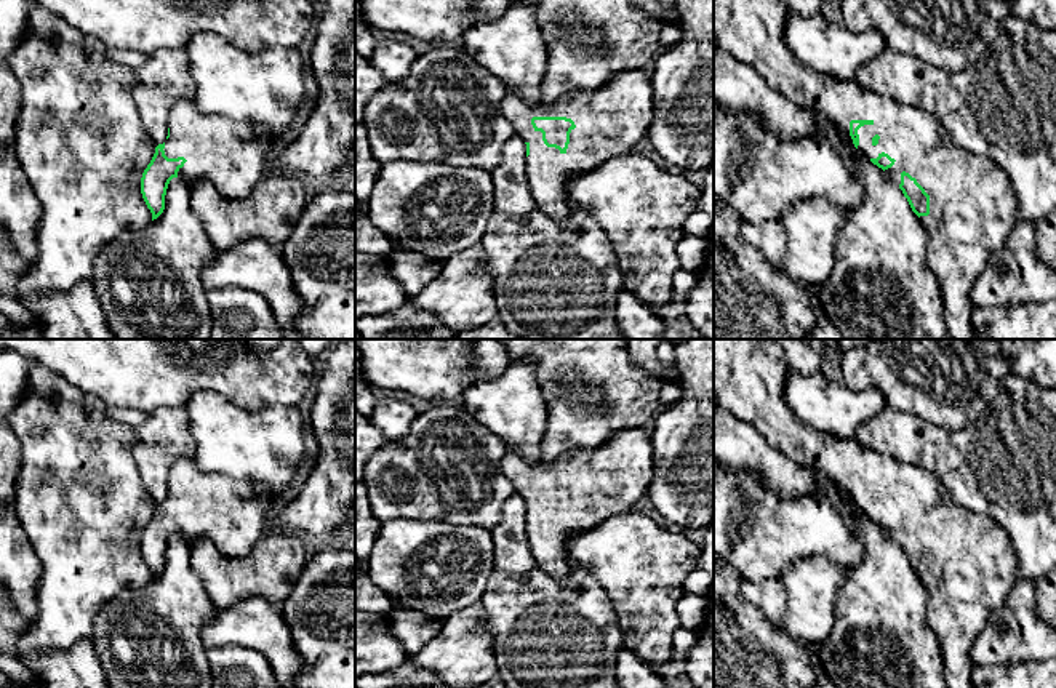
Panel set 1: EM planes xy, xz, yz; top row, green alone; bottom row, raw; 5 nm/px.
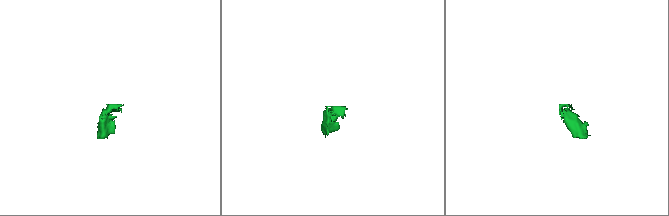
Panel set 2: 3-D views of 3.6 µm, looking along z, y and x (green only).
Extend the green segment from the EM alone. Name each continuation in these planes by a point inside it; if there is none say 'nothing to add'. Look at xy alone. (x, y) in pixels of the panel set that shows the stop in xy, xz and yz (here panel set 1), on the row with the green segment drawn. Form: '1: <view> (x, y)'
1: xy (229, 154)

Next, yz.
1: yz (973, 210)

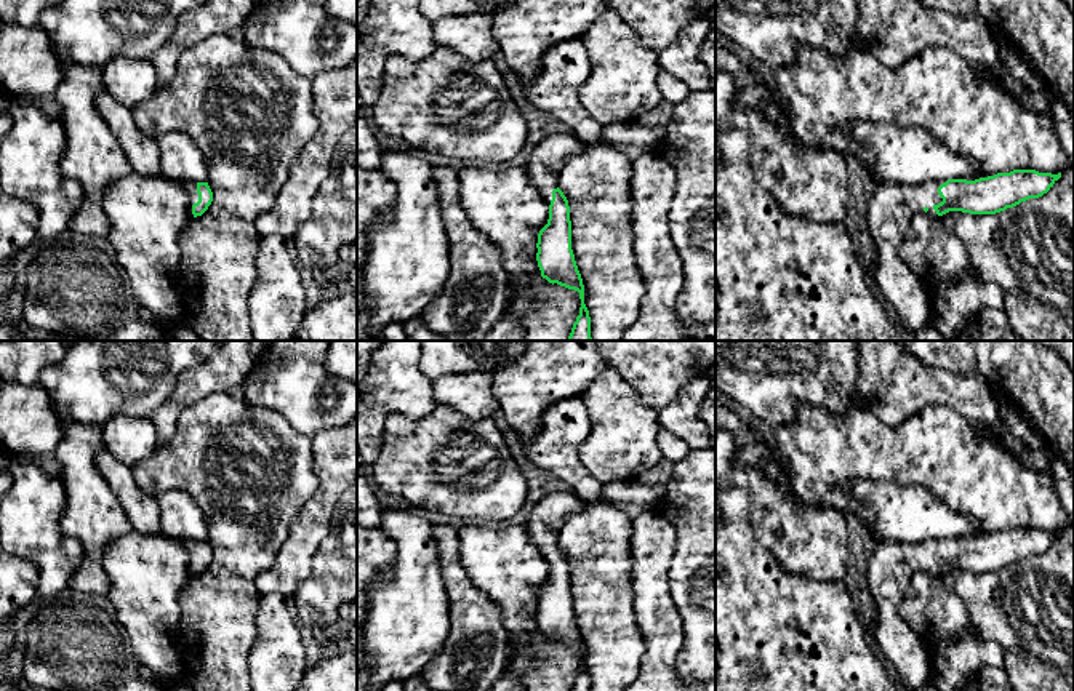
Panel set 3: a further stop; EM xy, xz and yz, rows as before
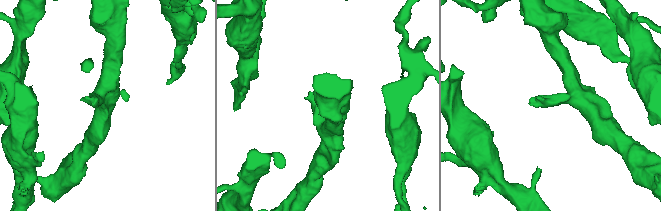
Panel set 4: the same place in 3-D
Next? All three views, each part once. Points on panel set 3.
1: yz (890, 211)

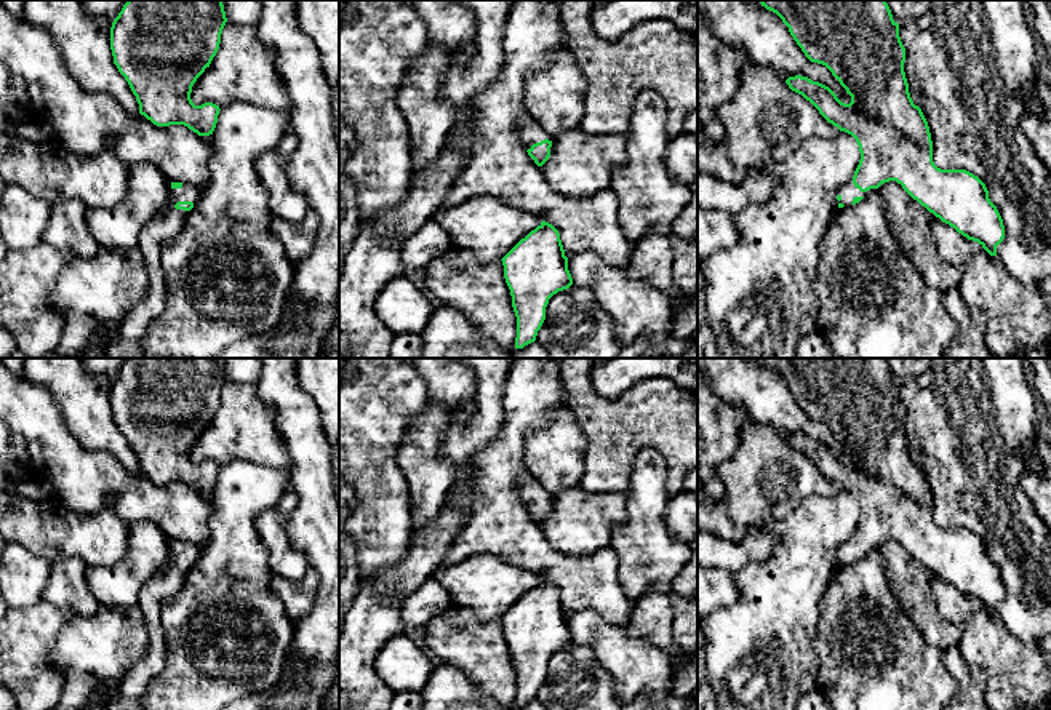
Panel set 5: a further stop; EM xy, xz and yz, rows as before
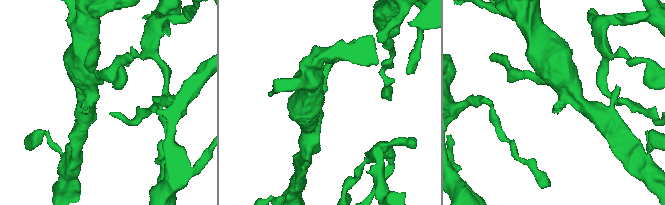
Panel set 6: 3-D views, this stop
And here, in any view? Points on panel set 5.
1: yz (847, 191)

